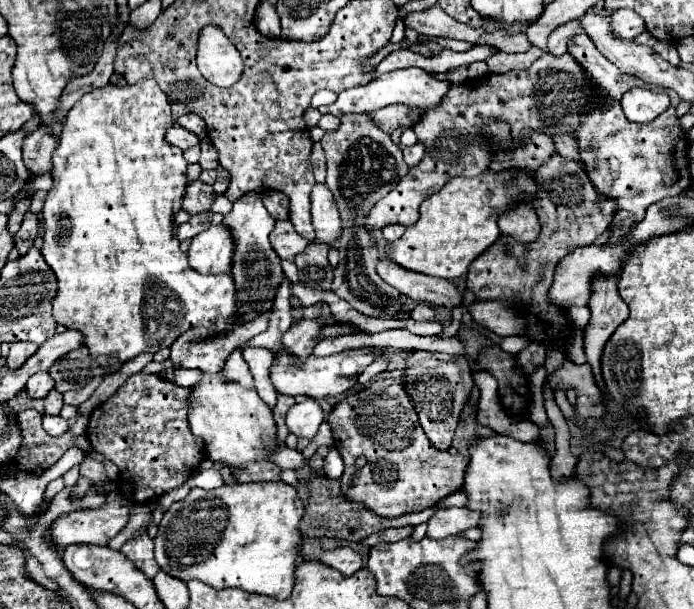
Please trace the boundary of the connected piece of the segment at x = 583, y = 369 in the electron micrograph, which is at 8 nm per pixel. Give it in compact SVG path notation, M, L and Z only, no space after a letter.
M566 357L562 367L550 373L548 385L554 393L558 389L564 393L576 391L574 411L580 419L600 419L606 415L606 403L602 391L596 387L590 365L574 365L574 361Z

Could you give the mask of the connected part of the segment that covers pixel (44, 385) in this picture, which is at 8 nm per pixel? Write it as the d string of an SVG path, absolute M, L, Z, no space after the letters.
M38 371L34 373L28 383L26 383L26 393L34 399L42 399L50 389L54 387L54 379L50 377L48 371Z

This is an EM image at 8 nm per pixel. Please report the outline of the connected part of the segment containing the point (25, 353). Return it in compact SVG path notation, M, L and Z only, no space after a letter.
M12 343L10 353L8 353L8 357L6 357L8 369L10 369L10 371L18 371L18 369L26 363L26 359L36 353L36 349L38 349L36 343Z

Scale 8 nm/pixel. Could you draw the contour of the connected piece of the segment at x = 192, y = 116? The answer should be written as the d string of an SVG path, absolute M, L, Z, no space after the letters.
M186 113L186 115L180 115L178 117L178 123L182 125L182 127L186 127L186 129L190 129L190 131L194 131L200 139L204 139L206 135L206 123L204 123L204 119L200 117L200 115L196 115L196 113Z

